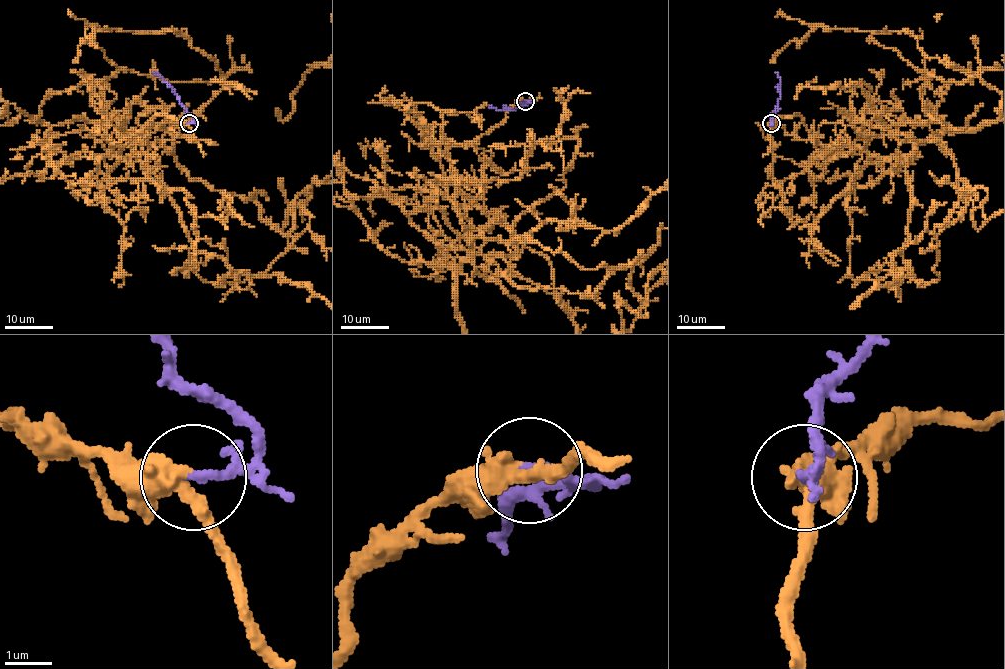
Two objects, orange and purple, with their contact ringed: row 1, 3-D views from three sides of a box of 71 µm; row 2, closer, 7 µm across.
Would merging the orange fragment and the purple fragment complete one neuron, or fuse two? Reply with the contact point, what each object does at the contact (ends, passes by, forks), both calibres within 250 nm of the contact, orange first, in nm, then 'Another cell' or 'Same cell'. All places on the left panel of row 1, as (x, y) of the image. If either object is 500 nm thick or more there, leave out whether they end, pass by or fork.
Place: (189, 123). At the ring orange passes by. At the ring purple passes by. Thickness 360 nm (orange) against 140 nm. Same cell

